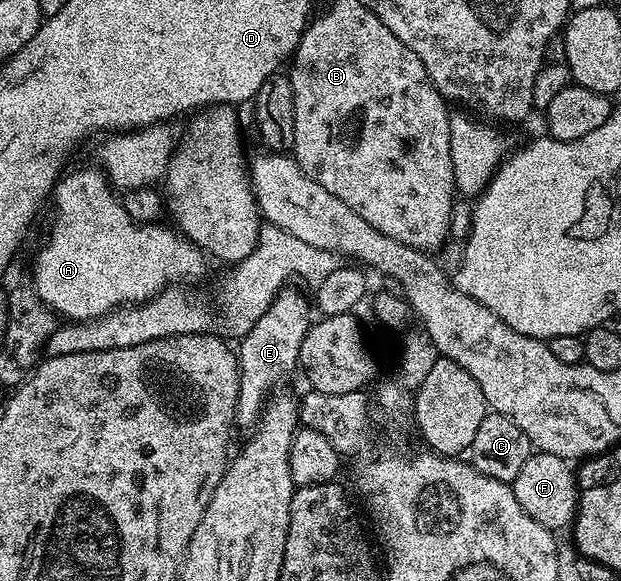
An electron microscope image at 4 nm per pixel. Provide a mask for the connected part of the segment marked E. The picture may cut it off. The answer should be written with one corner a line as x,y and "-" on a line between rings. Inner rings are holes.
287,285
280,288
273,298
273,303
266,309
262,317
258,318
257,324
243,339
238,343
238,358
240,361
240,388
238,389
238,401
236,402
235,426
255,428
256,422
260,419
260,414
264,412
264,405
268,402
270,396
277,390
276,387
292,370
296,371
300,362
300,350
302,349
303,339
307,335
310,326
308,319
308,307
310,311
310,299
304,295
299,295
293,288
295,286

